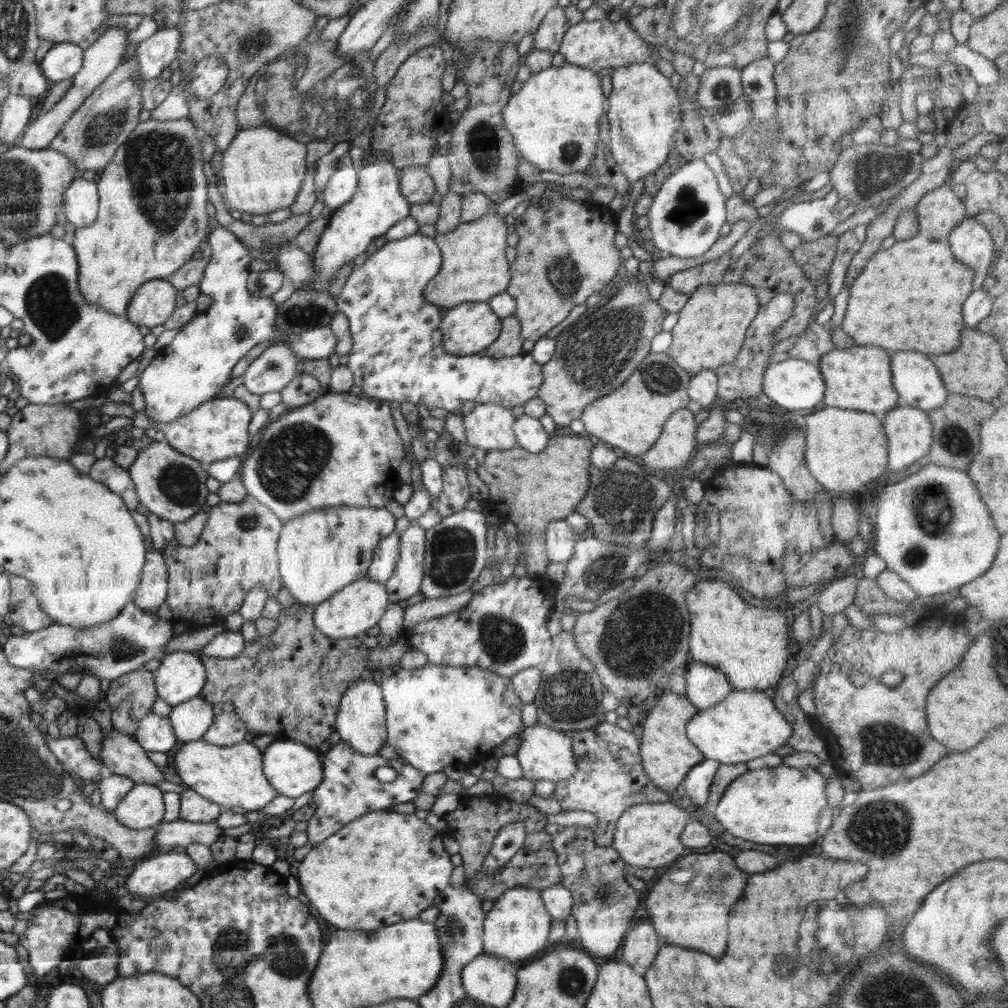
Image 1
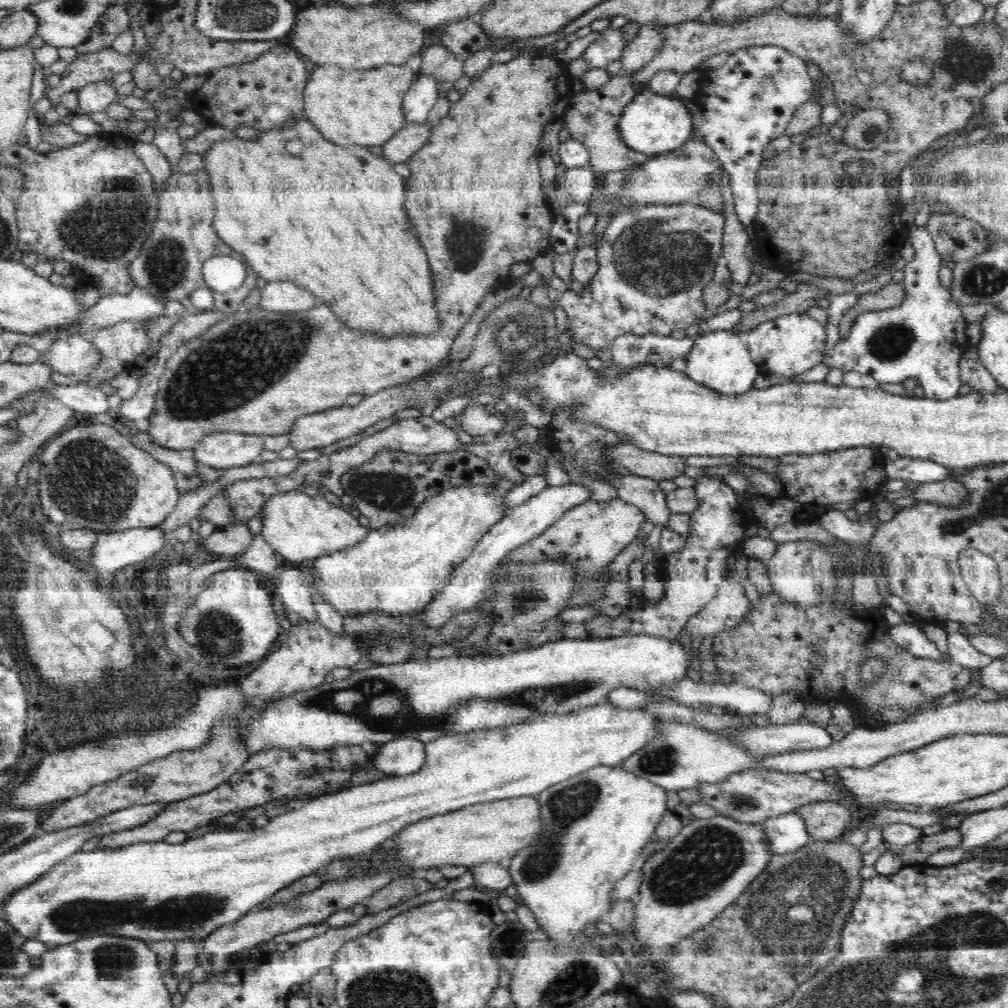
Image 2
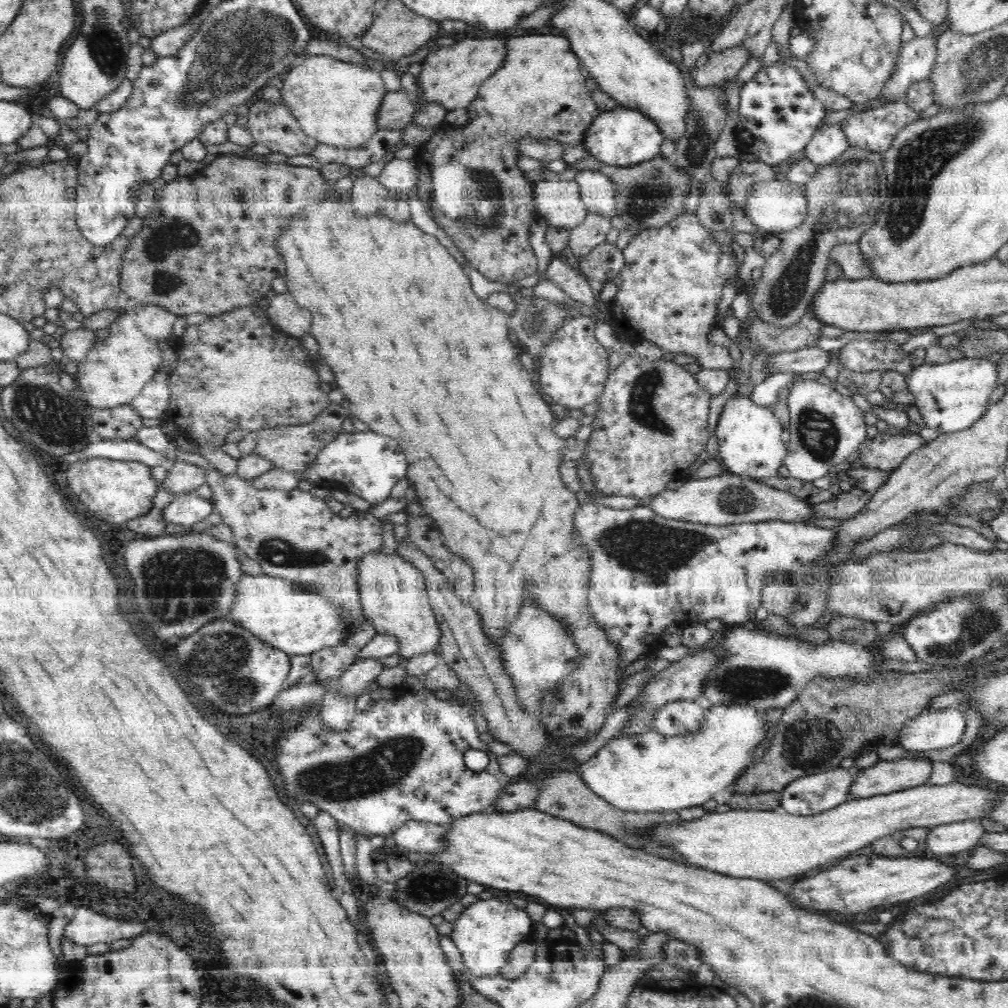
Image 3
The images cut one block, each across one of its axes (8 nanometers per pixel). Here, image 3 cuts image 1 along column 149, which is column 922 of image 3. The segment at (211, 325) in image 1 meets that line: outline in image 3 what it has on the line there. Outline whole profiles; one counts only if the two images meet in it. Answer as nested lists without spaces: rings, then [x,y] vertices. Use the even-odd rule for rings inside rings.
[[[965,357],[962,360],[947,364],[928,364],[925,362],[919,368],[908,366],[904,360],[898,362],[902,366],[899,374],[906,375],[908,389],[916,397],[914,407],[926,422],[928,428],[934,428],[940,433],[961,431],[970,428],[989,408],[989,398],[998,382],[998,364],[992,364],[986,359]]]

